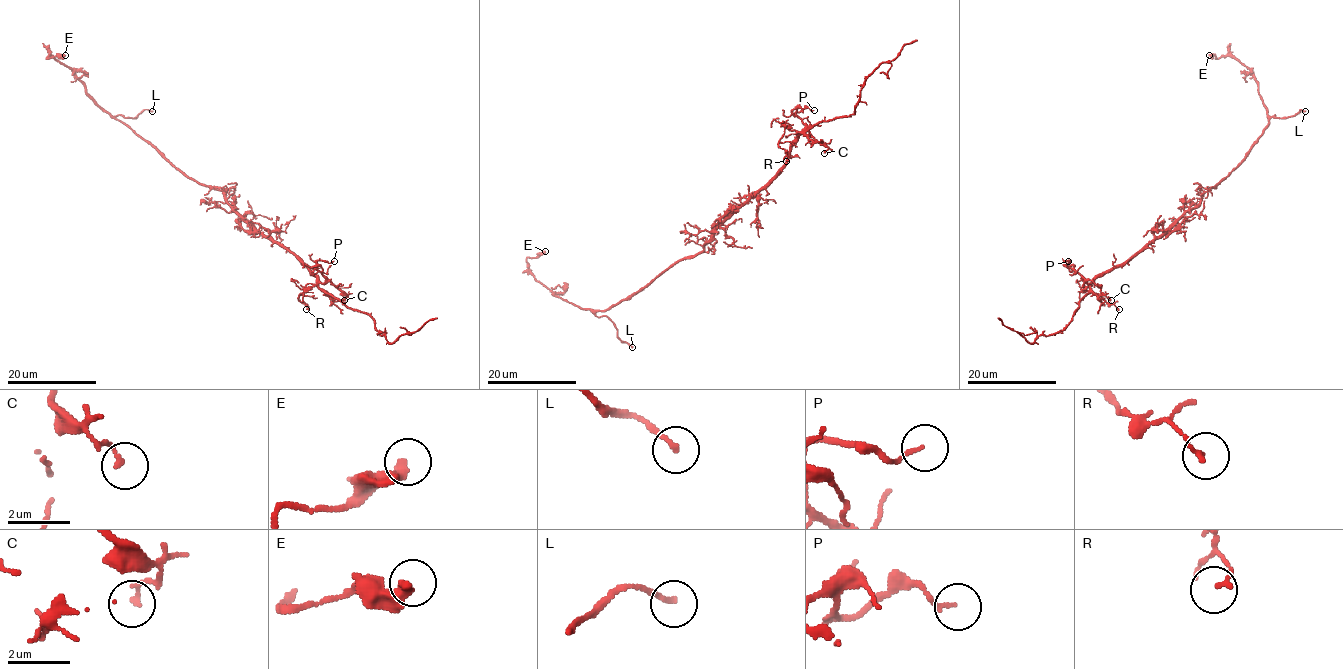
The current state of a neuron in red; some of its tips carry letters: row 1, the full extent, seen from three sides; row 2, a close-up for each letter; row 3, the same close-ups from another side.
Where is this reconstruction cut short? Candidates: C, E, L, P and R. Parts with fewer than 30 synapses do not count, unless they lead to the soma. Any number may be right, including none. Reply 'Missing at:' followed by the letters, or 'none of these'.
Missing at: none of these

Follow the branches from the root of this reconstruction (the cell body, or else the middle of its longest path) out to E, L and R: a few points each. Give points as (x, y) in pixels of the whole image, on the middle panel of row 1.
E: (722, 223), (701, 251), (675, 261), (604, 310), (581, 309), (538, 281), (526, 259), (545, 251)
L: (722, 223), (701, 251), (675, 261), (635, 292), (595, 313), (606, 316), (616, 335), (632, 347)
R: (722, 223), (786, 162), (796, 137), (796, 132), (786, 127), (778, 144), (788, 157), (786, 161)

